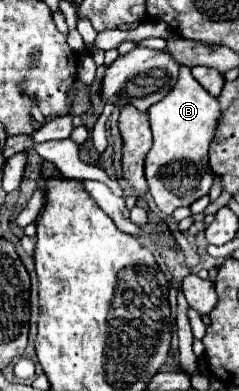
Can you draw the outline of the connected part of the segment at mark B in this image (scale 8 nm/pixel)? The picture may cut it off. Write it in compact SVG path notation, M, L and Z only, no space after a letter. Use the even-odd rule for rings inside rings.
M189 67L181 69L177 85L155 105L149 107L153 147L145 159L145 177L155 205L171 215L177 207L189 207L203 195L209 195L213 171L209 169L209 147L221 123L219 101L209 95L191 75Z

